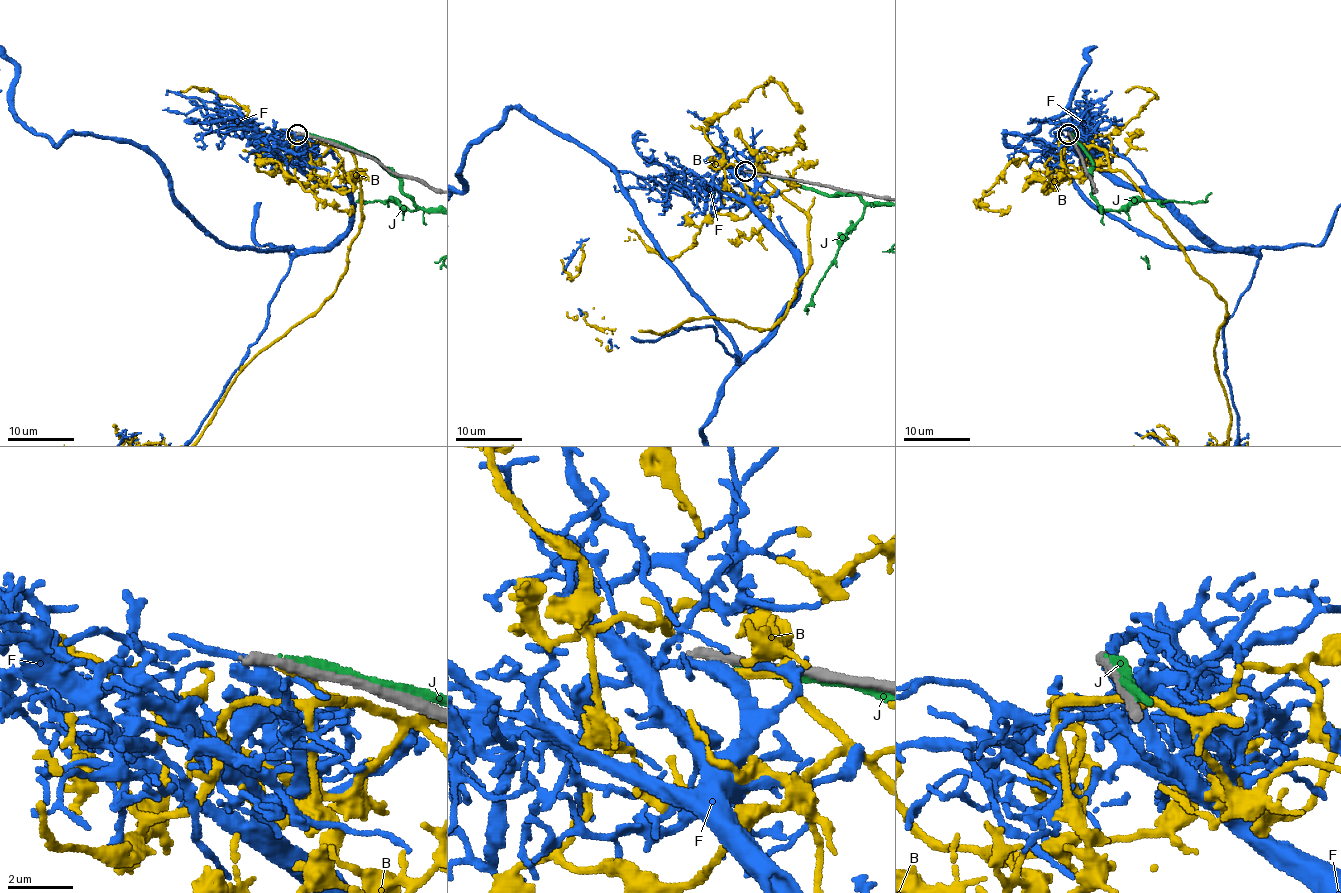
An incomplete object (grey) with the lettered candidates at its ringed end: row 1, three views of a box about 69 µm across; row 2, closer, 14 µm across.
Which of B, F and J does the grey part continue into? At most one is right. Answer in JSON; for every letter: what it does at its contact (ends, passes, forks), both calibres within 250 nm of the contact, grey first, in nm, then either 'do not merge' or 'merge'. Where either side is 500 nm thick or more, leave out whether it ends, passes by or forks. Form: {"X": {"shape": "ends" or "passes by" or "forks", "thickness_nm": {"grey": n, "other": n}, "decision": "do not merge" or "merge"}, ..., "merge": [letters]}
{"B": {"shape": "ends", "thickness_nm": {"grey": 280, "other": 360}, "decision": "do not merge"}, "F": {"shape": "passes by", "thickness_nm": {"grey": 380, "other": 380}, "decision": "do not merge"}, "J": {"shape": "ends", "thickness_nm": {"grey": 280, "other": 360}, "decision": "do not merge"}, "merge": []}

